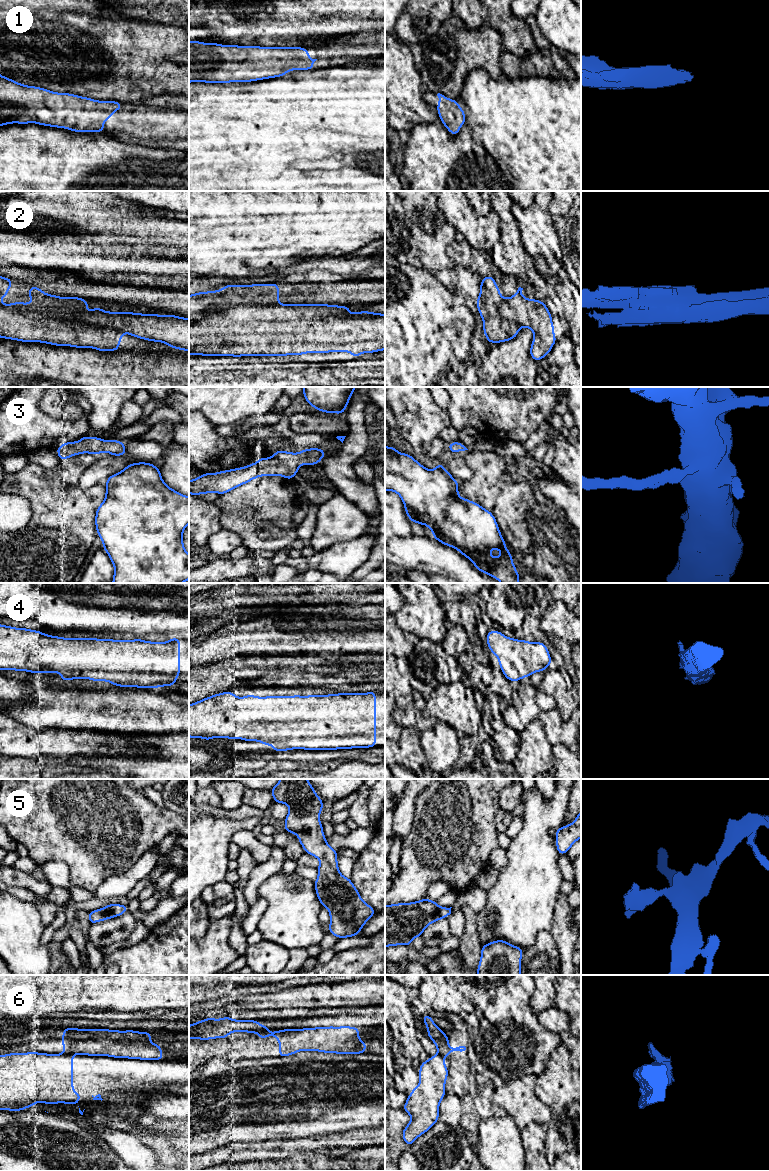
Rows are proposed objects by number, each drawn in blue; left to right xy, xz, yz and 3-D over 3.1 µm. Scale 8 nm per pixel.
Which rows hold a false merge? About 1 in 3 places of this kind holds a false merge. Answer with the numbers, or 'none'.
2, 6

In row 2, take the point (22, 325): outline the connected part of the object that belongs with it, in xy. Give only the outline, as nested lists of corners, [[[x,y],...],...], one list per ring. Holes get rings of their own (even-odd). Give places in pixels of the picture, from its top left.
[[[0,276],[0,338],[55,346],[94,348],[101,352],[119,350],[122,332],[116,329],[85,323],[76,317],[43,315],[30,310],[20,310],[12,304],[2,304],[1,298],[8,296],[11,287],[12,279]]]

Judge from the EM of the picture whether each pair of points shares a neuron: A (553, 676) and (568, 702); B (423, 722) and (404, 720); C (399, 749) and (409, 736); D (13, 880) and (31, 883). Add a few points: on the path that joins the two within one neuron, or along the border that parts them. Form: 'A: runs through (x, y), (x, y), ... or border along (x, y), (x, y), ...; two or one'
A: runs through (553, 682), (563, 696); one
B: runs through (418, 721), (409, 720); one
C: runs through (402, 747), (409, 739); one
D: runs through (17, 880), (27, 881); one

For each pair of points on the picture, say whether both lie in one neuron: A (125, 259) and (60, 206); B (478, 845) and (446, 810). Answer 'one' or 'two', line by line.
A: one
B: one

